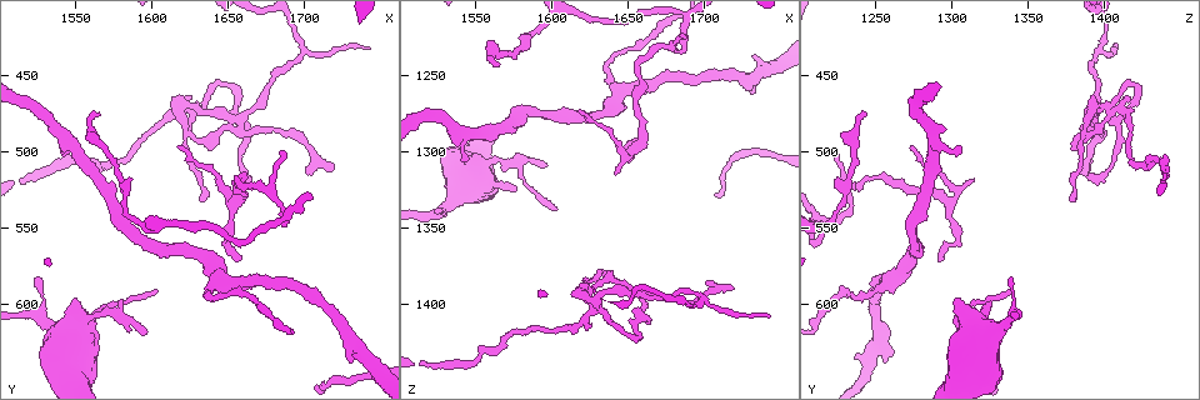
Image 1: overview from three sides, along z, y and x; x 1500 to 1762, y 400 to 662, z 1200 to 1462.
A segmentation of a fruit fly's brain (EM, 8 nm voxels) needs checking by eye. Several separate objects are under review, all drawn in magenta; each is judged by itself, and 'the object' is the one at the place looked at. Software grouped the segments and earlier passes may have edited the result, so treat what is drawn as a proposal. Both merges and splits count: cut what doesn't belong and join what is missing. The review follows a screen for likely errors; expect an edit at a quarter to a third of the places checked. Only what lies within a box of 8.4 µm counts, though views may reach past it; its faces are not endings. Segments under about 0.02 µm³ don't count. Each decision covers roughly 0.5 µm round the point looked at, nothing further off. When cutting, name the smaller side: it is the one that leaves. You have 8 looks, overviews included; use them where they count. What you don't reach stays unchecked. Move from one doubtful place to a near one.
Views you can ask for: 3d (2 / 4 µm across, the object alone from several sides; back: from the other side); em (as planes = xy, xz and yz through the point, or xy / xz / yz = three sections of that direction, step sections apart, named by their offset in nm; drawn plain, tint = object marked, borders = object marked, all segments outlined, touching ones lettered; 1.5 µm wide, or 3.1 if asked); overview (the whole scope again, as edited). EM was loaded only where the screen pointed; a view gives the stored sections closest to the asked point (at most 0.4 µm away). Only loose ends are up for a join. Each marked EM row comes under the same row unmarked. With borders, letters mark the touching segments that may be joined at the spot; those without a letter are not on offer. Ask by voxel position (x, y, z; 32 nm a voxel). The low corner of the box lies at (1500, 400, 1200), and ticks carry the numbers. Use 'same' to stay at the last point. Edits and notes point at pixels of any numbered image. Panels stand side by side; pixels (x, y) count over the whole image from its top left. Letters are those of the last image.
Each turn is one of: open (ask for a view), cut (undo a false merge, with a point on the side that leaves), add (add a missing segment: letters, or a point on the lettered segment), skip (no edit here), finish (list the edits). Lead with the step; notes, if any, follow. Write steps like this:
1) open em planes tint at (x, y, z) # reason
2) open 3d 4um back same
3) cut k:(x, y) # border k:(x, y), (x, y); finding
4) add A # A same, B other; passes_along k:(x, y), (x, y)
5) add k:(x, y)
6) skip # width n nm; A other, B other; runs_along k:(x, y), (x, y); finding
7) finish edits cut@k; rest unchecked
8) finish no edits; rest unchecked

open em planes borders at (1542, 496, 1306) # branch stops here

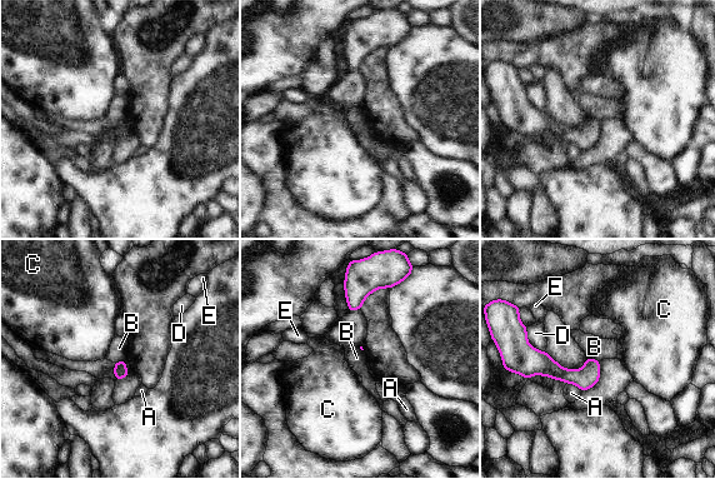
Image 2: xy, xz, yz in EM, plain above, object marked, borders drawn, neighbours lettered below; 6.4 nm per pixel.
skip # A other, B other, C other, D other, E other; runs_along 2:(525, 353), (558, 373), (596, 377); no lettered segment goes on from it

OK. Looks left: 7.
open em planes borders at (1526, 584, 1336) # an open end

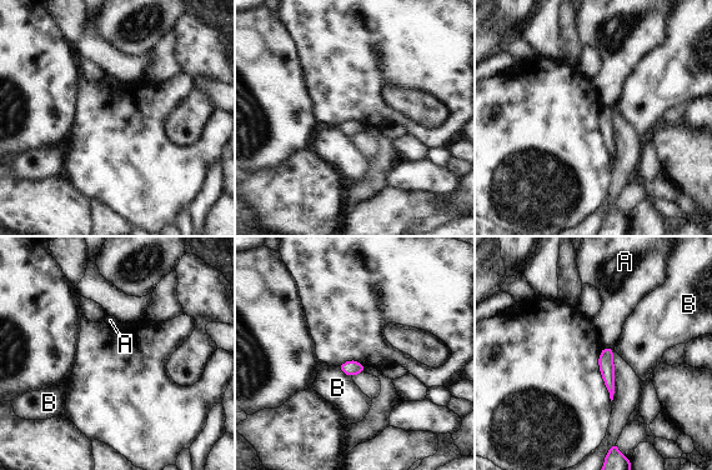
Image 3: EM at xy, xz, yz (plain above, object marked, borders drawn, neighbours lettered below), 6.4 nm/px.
skip # longest_contact B 120 nm; A other, B other; runs_along 3:(606, 350), (606, 368), (611, 390); no lettered segment goes on from it

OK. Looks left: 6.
open em yz step 4 tint at (1698, 434, 1394) # sharp bend

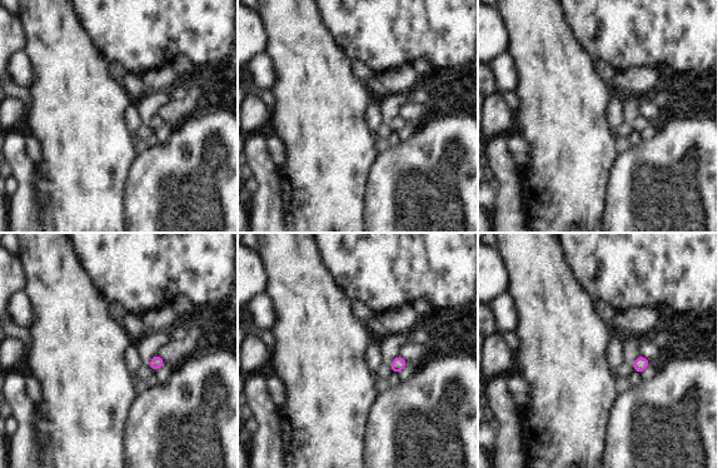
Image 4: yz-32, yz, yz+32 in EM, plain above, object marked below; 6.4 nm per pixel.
open em planes borders same

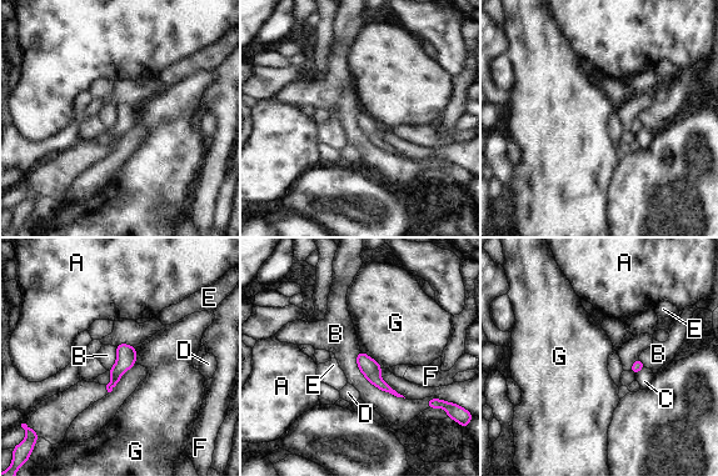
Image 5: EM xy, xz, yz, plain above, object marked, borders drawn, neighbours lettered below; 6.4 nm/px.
skip # longest_contact B 420 nm; A other, B other, C other, D other, E other, F other, G other; border 5:(355, 355), (372, 384), (404, 399); one cell here

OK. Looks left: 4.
finish no edits; rest unchecked

